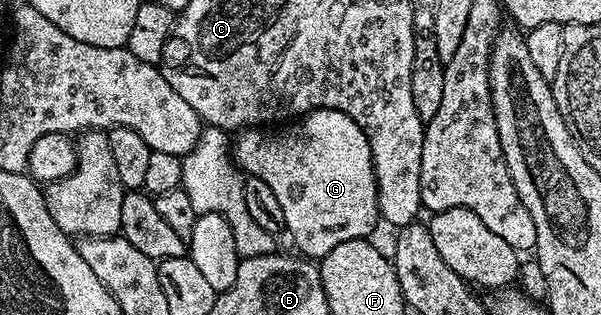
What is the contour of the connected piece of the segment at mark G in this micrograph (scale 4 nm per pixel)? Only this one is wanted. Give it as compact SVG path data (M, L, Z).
M312 110L309 114L303 115L295 124L289 126L292 126L289 130L280 130L284 128L249 128L237 133L234 138L234 161L247 177L263 180L274 191L274 197L278 199L278 204L282 204L282 212L286 212L285 231L289 235L292 233L292 242L300 249L297 251L309 259L319 260L326 256L326 252L330 252L330 248L338 248L338 244L343 244L345 240L368 238L371 235L371 230L375 228L376 222L378 223L380 209L378 208L378 192L376 191L370 140L366 140L362 128L358 128L358 124L353 118L346 116L346 112L337 110Z

